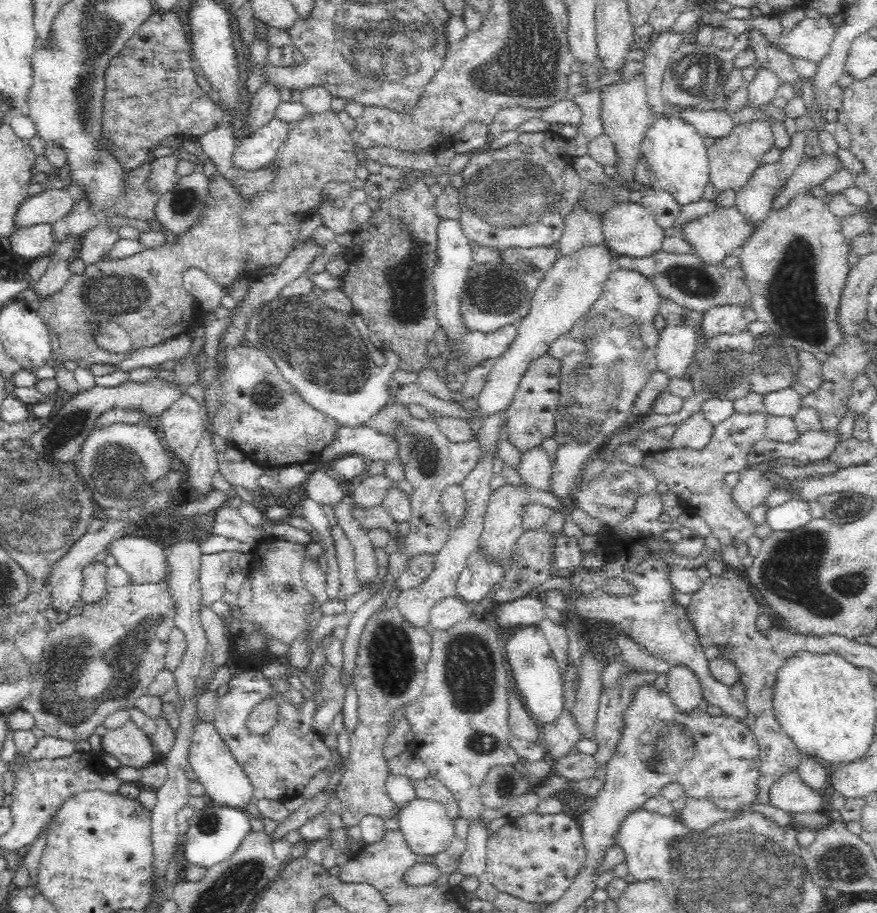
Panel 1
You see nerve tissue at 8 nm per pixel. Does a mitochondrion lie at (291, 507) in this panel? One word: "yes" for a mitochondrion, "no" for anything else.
no

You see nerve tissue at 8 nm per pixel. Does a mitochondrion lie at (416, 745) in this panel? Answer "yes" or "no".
no

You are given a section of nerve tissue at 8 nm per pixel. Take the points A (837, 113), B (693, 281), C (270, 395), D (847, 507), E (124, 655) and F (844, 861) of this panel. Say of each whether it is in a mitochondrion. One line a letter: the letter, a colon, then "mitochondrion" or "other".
A: other
B: mitochondrion
C: mitochondrion
D: mitochondrion
E: mitochondrion
F: mitochondrion

